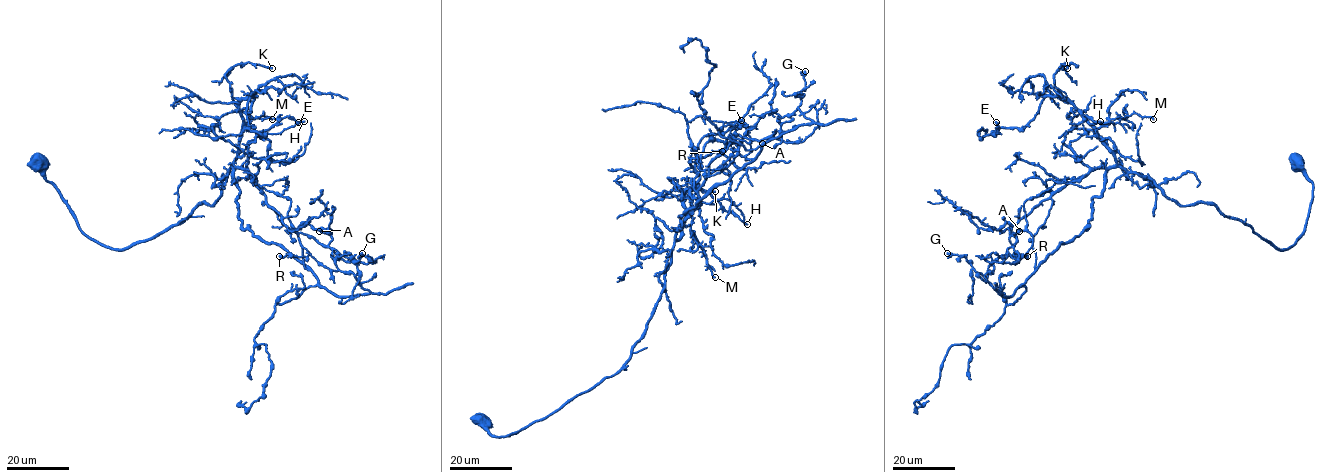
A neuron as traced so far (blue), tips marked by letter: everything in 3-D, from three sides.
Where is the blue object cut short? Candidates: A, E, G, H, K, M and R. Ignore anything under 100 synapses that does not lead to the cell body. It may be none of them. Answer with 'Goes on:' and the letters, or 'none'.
Goes on: none

